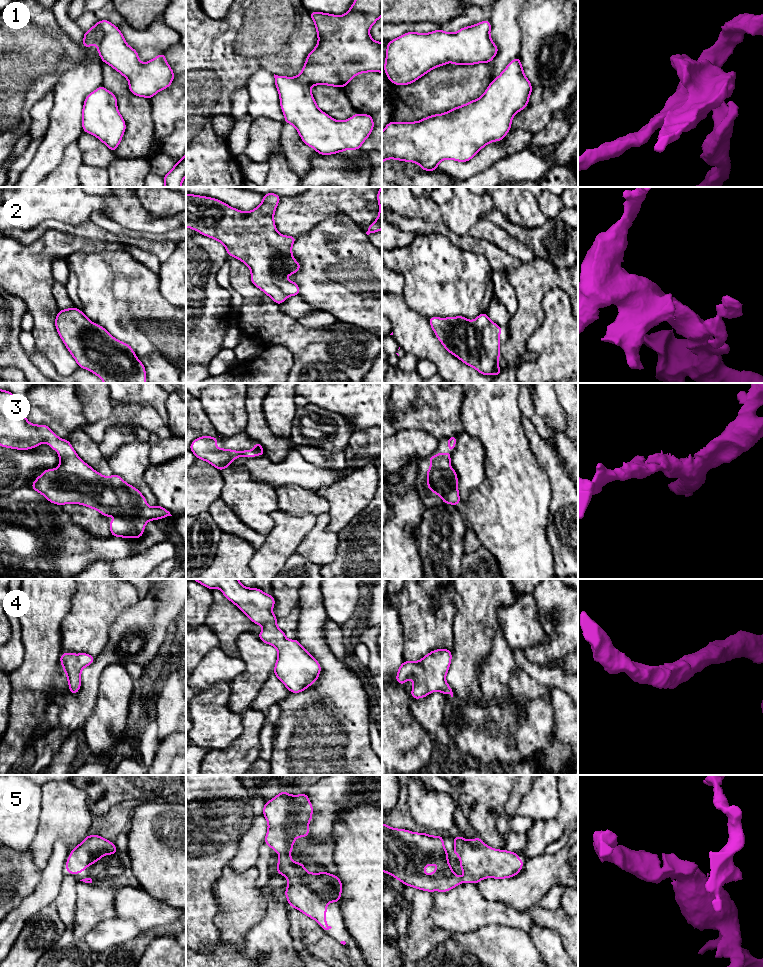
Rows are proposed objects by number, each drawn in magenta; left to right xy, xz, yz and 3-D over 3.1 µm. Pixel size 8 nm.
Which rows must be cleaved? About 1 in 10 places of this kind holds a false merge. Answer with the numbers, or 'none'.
none

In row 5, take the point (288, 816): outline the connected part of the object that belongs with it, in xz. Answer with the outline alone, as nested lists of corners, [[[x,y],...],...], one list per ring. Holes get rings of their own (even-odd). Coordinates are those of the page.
[[[286,790],[264,804],[263,815],[268,822],[268,831],[264,843],[269,845],[281,856],[278,858],[277,874],[282,874],[288,880],[285,895],[289,905],[297,908],[306,916],[316,920],[325,933],[331,929],[326,924],[326,910],[328,902],[340,901],[342,882],[337,875],[327,872],[309,873],[303,863],[294,862],[290,853],[297,837],[308,837],[308,824],[312,820],[313,806],[306,793],[301,795],[289,795]],[[276,874],[276,875],[277,875]]]

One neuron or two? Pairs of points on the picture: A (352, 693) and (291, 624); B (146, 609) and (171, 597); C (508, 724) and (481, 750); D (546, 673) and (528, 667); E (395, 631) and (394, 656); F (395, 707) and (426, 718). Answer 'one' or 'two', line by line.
A: two
B: one
C: one
D: one
E: one
F: two

